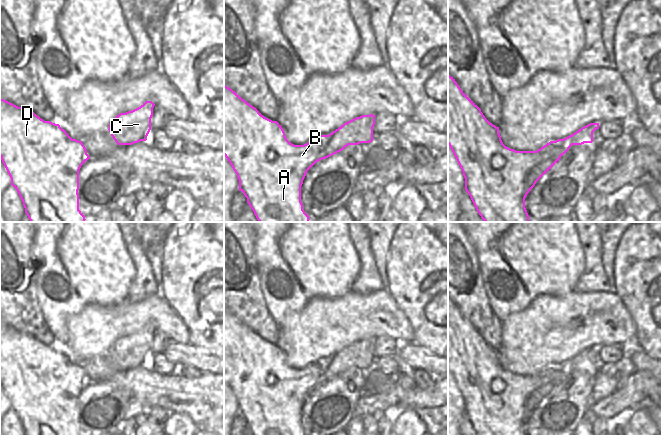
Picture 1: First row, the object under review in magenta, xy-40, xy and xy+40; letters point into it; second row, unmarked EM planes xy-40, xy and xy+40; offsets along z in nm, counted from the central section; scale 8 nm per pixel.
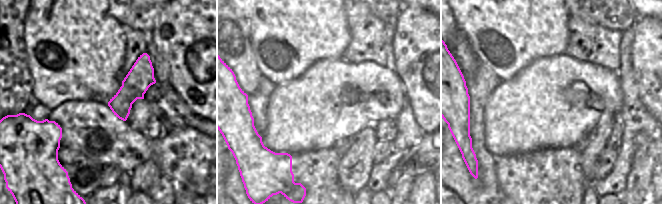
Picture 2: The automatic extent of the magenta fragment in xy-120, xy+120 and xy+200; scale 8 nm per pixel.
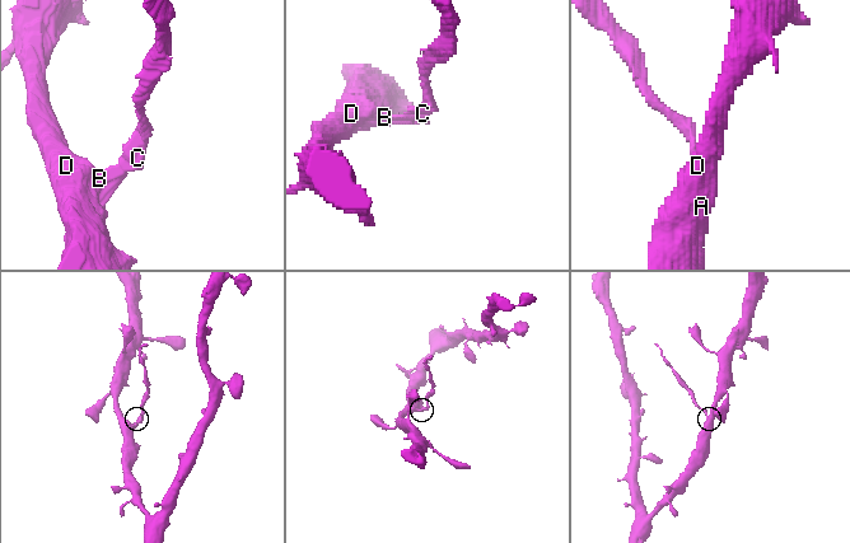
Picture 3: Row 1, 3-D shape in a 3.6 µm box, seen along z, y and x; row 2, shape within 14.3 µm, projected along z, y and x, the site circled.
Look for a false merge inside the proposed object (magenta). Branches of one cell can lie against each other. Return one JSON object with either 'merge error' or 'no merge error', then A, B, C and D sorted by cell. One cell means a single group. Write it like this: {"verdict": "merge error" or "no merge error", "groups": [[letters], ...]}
{"verdict": "merge error", "groups": [["A", "B", "D"], ["C"]]}

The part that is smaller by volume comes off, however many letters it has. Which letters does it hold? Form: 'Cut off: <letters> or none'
Cut off: C

